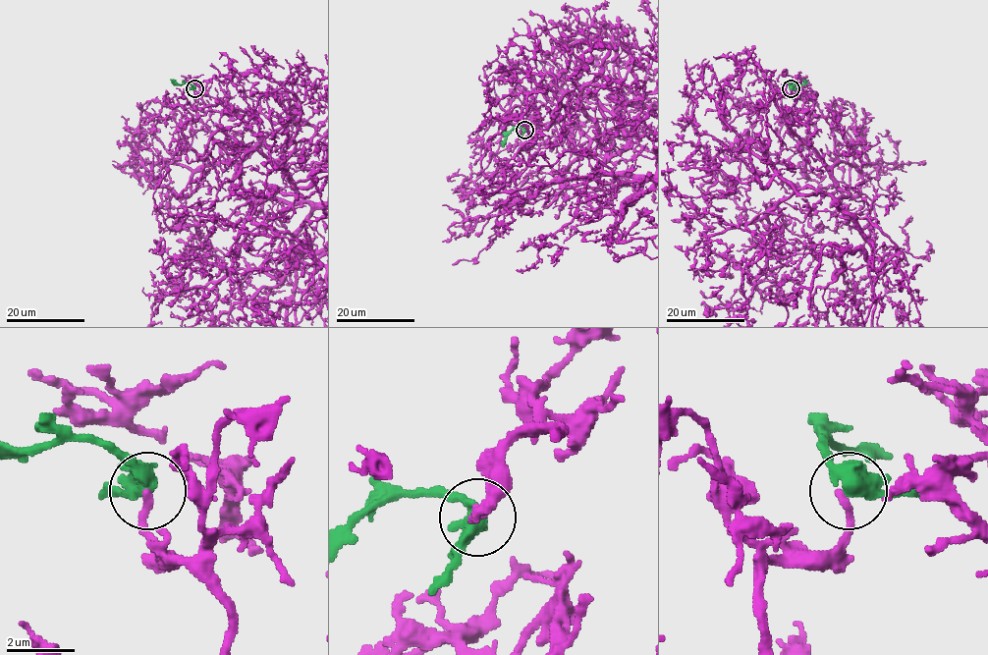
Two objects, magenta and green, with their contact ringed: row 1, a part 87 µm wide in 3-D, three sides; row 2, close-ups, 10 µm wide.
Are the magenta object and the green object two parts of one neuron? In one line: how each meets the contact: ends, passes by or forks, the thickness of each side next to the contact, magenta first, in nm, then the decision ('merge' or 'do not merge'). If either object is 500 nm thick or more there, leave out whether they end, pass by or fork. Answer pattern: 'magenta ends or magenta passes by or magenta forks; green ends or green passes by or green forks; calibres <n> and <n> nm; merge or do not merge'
magenta ends; green passes by; calibres 240 and 460 nm; merge

